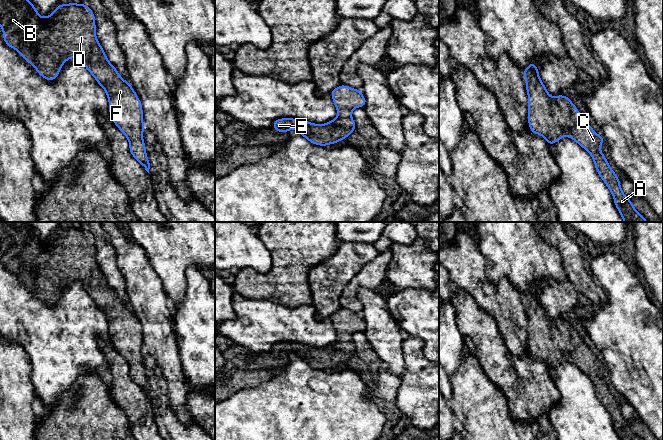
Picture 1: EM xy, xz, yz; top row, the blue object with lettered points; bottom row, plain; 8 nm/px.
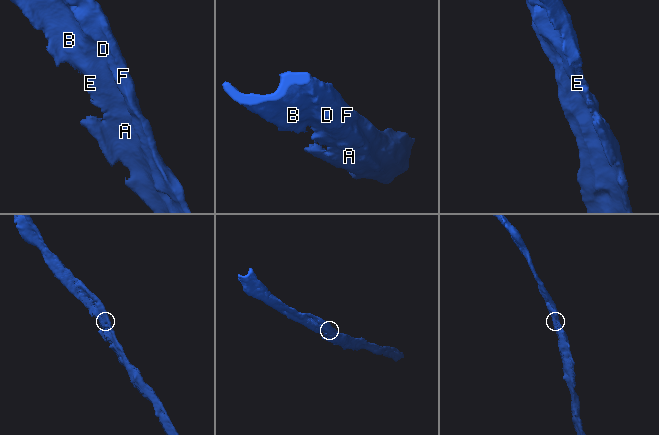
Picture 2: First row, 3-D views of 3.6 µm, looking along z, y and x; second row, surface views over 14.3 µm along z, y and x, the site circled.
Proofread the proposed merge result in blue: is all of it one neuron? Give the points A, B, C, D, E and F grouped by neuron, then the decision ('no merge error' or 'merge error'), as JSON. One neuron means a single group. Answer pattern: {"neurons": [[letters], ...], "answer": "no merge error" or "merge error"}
{"neurons": [["A", "B", "C", "D", "E", "F"]], "answer": "no merge error"}

